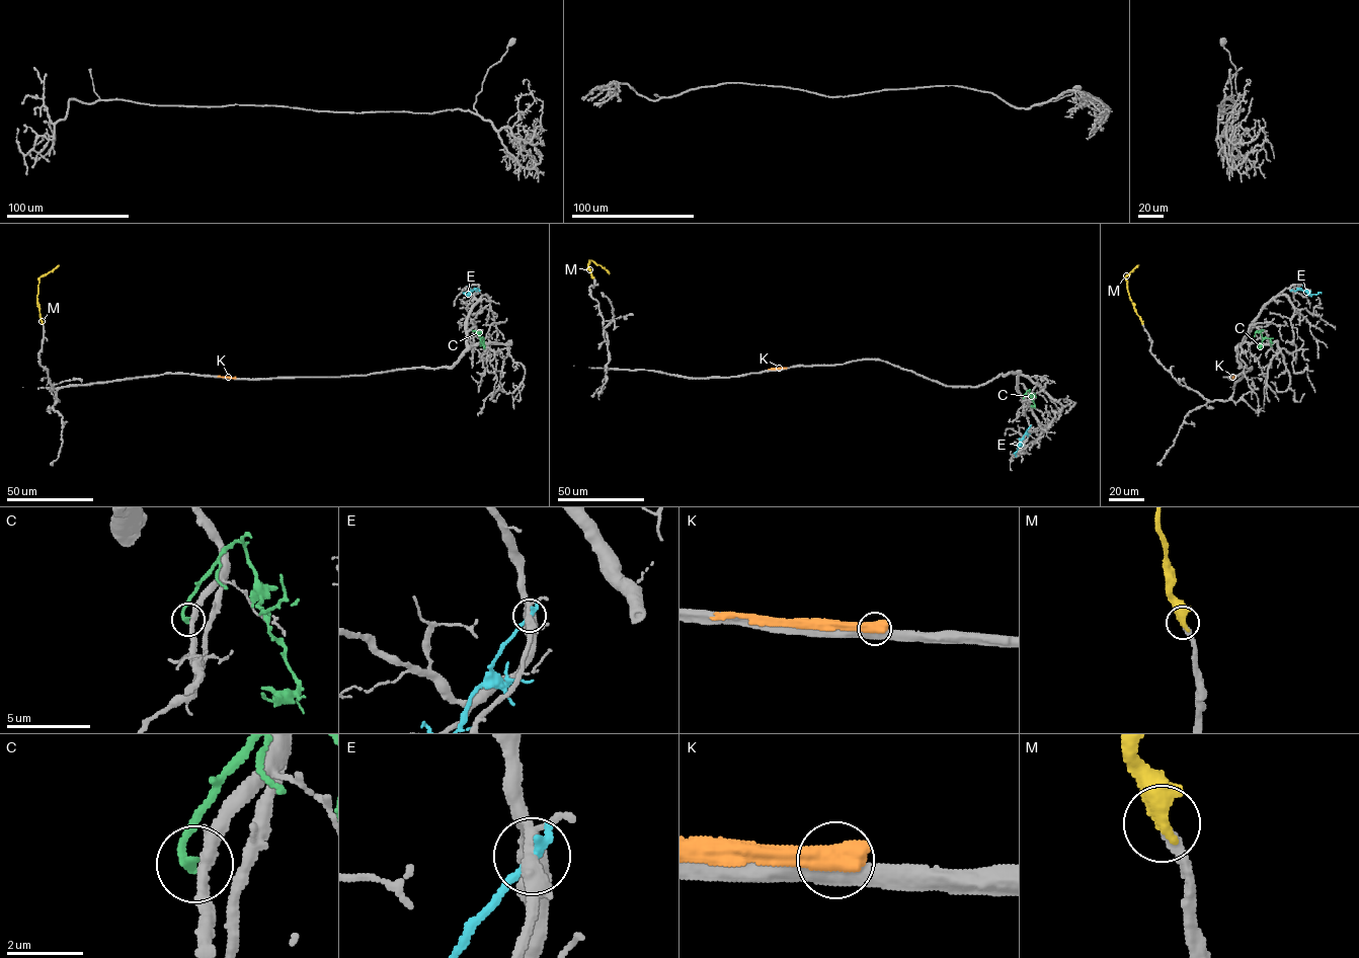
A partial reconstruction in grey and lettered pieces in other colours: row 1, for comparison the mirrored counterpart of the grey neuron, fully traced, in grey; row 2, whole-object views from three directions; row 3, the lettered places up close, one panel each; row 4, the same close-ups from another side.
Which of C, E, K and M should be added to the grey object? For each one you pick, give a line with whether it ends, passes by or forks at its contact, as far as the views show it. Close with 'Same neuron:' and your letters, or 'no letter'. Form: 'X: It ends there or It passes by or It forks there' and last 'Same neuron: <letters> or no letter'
M: It ends there
Same neuron: M

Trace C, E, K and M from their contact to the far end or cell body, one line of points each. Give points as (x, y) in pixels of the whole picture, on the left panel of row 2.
C: (472, 330), (479, 332), (484, 339), (480, 346)
E: (479, 290), (464, 293)
K: (235, 378), (217, 377)
M: (42, 323), (36, 298), (38, 278), (58, 264)

